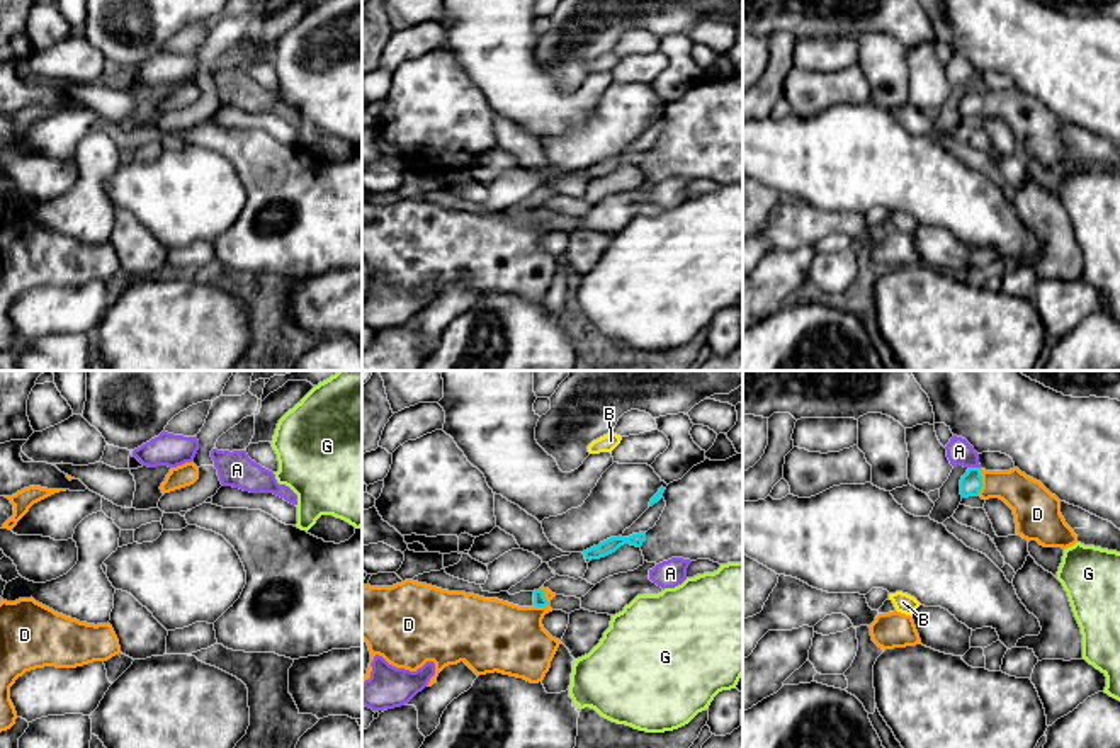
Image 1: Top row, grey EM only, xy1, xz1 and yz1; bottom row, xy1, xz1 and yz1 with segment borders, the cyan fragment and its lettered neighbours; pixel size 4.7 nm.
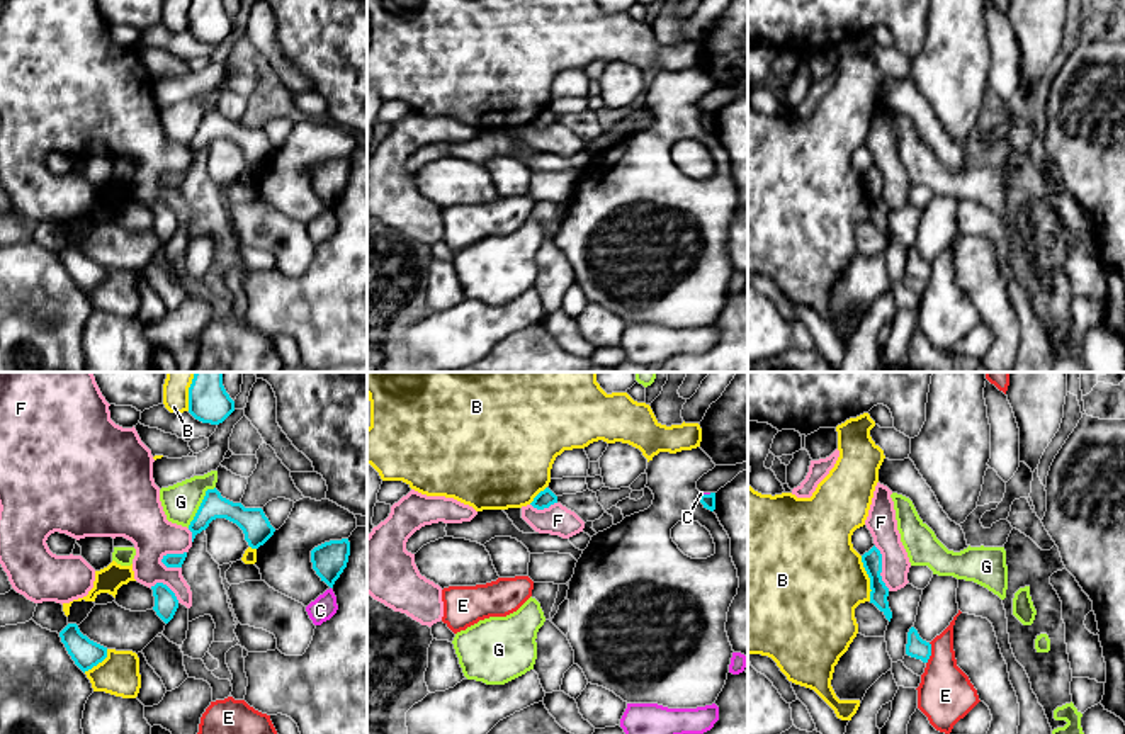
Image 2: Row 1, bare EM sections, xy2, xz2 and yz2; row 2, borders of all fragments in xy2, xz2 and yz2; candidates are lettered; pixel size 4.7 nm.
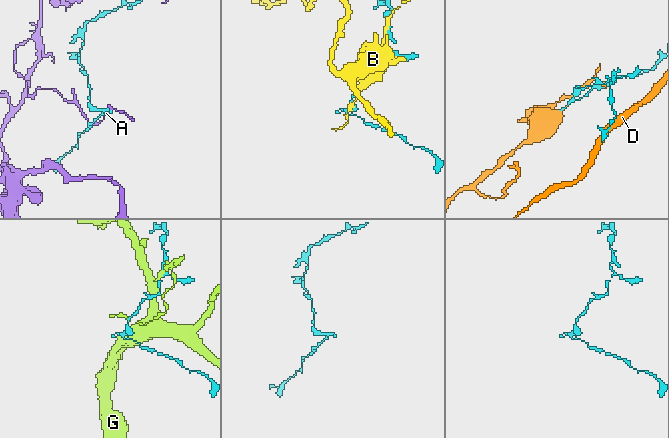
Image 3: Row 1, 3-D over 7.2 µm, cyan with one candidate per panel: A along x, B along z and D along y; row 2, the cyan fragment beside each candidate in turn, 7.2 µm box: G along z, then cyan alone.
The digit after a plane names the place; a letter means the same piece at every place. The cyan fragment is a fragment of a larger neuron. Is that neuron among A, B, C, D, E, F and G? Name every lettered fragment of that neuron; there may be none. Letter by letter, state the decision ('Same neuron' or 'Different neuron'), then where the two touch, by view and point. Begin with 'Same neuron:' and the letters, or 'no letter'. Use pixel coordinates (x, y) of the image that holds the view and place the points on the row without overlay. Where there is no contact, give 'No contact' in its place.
Same neuron: D
A: Different neuron. Touches cyan at yz1 (974, 87)
B: Different neuron. Touches cyan at yz2 (869, 196)
C: Different neuron. Touches cyan at xz2 (706, 114)
D: Same neuron. Touches cyan at xz1 (544, 218)
E: Different neuron. Touches cyan at yz2 (930, 272)
F: Different neuron. Touches cyan at xy2 (172, 174)
G: Different neuron. Touches cyan at xy2 (201, 124)

